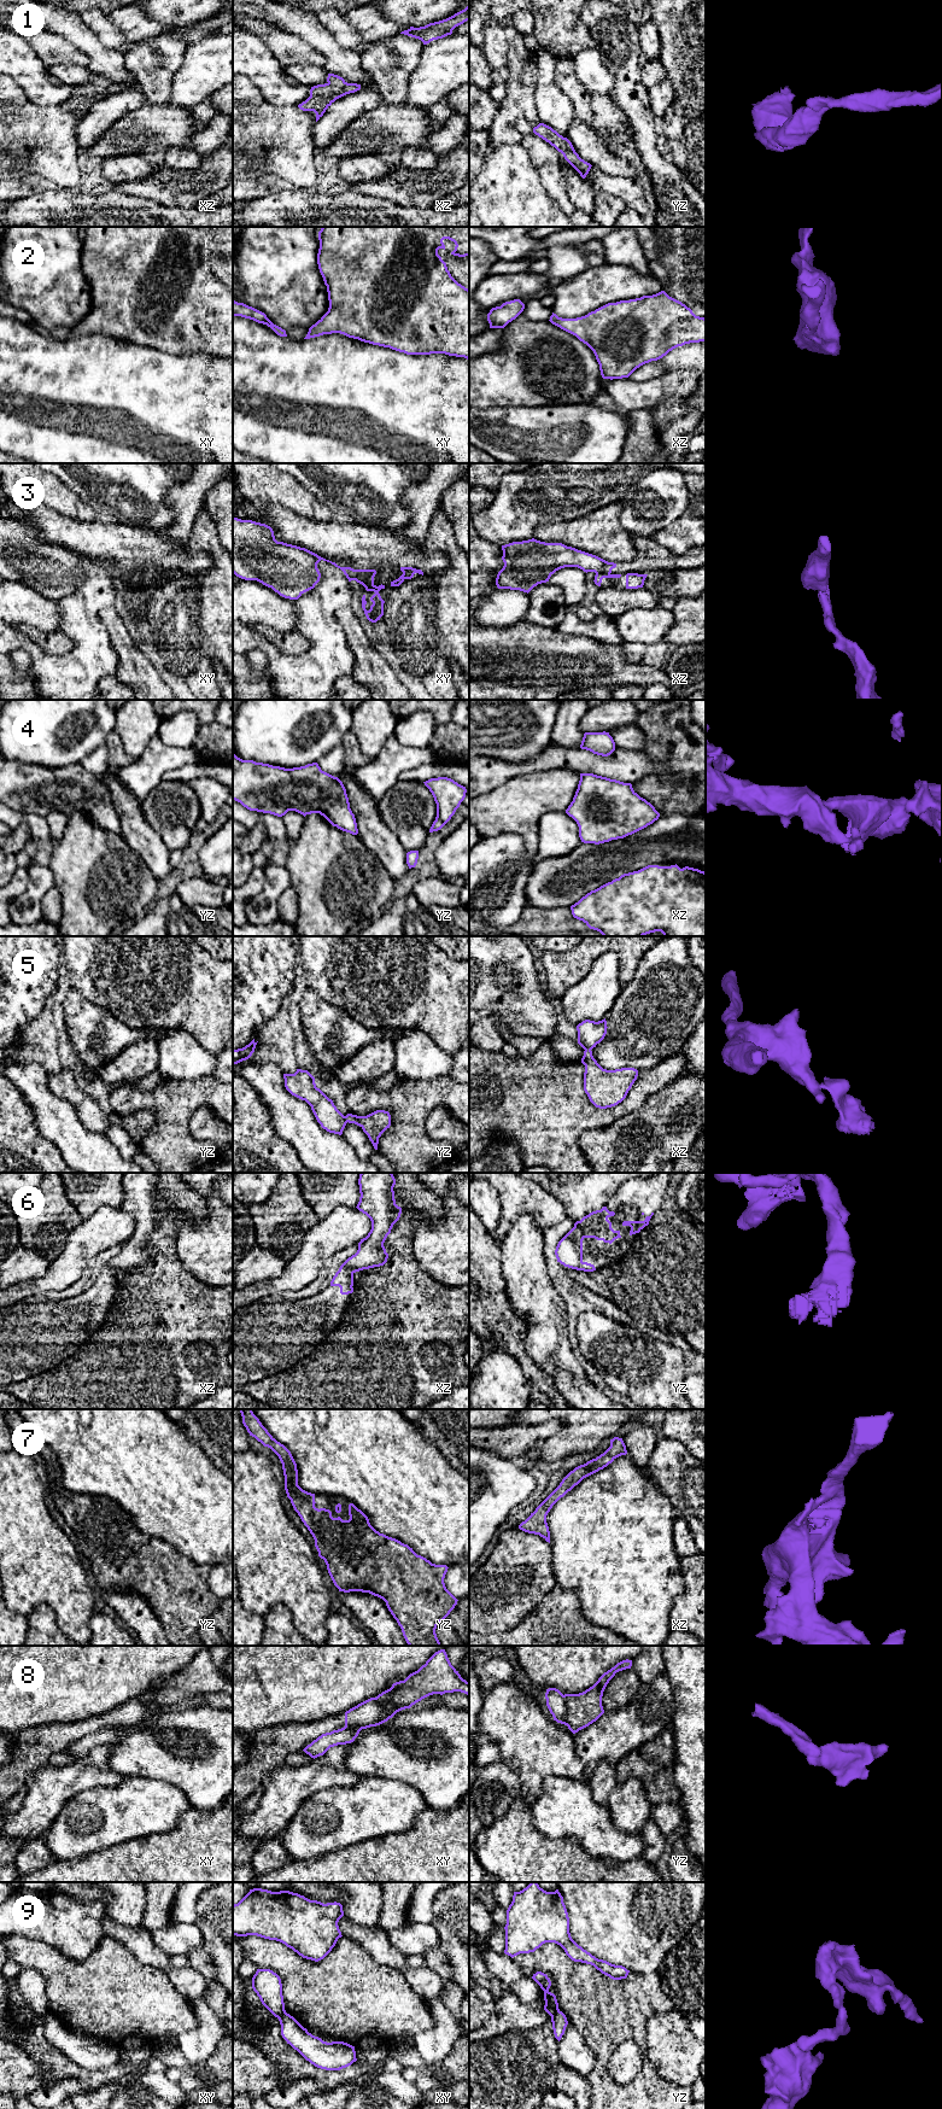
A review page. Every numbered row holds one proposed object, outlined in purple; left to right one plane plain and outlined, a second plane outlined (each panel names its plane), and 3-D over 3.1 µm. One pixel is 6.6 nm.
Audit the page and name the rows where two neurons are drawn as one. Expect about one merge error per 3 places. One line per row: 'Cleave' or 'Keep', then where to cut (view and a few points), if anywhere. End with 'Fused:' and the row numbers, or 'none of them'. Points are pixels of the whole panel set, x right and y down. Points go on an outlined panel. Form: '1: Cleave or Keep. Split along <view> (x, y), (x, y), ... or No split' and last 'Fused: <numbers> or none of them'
1: Keep. No split
2: Keep. No split
3: Cleave. Split along xz (609, 573), (596, 574)
4: Keep. No split
5: Cleave. Split along yz (344, 1116), (347, 1121)
6: Keep. No split
7: Keep. No split
8: Cleave. Split along xy (376, 1696), (384, 1707), (378, 1724)
9: Cleave. Split along xy (285, 2011), (278, 2017)
Fused: 3, 5, 8, 9

